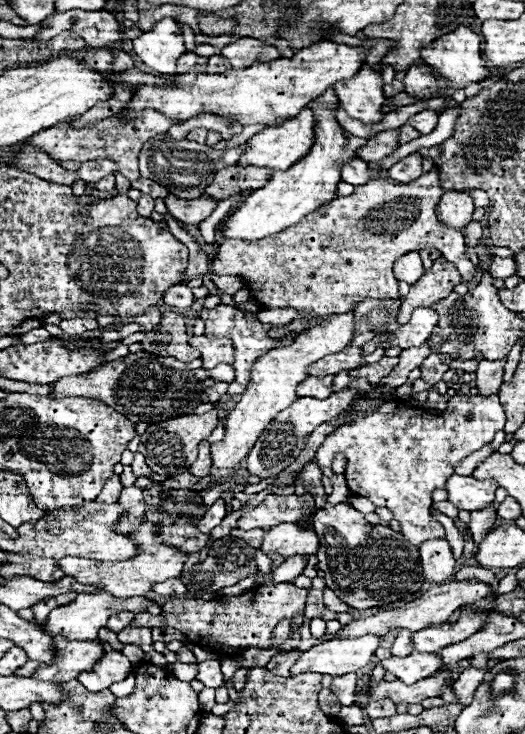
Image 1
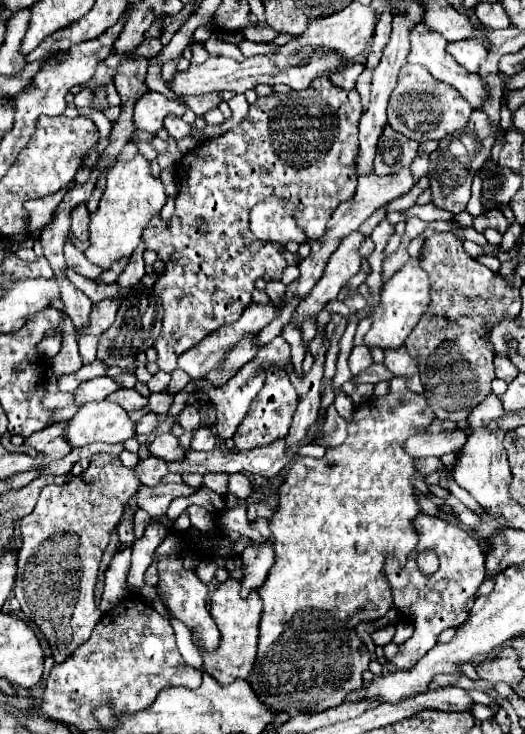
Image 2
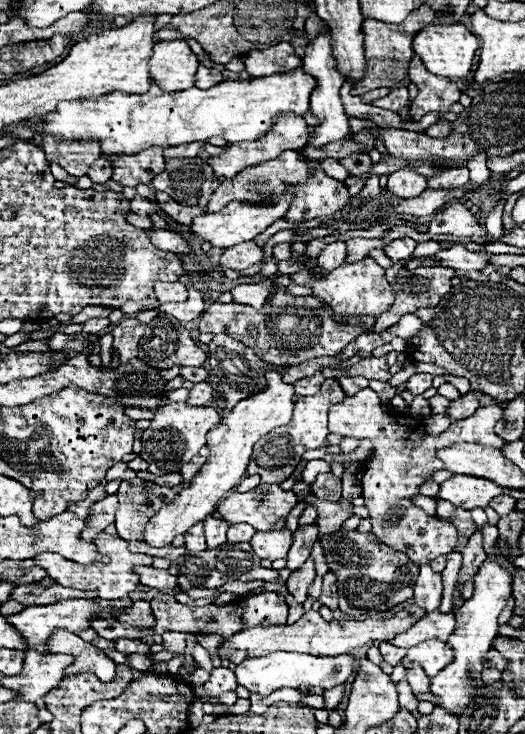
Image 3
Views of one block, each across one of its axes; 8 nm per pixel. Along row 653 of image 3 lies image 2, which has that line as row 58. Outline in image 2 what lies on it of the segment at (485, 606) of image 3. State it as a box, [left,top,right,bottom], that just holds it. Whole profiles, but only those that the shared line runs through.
[446,38,488,72]

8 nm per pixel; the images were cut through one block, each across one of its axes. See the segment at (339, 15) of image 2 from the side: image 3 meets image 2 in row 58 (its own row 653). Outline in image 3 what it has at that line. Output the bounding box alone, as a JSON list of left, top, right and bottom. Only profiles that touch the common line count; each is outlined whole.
[234,652,356,696]

